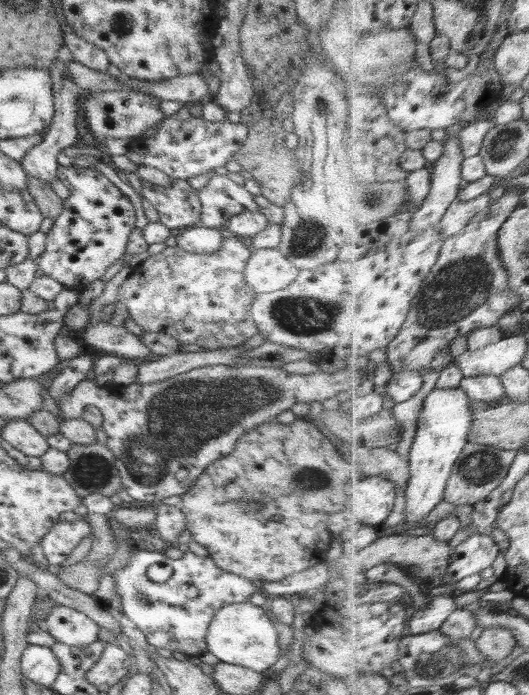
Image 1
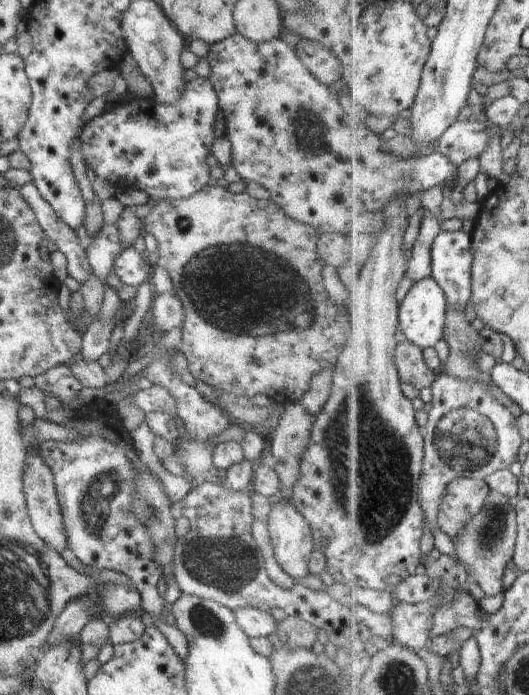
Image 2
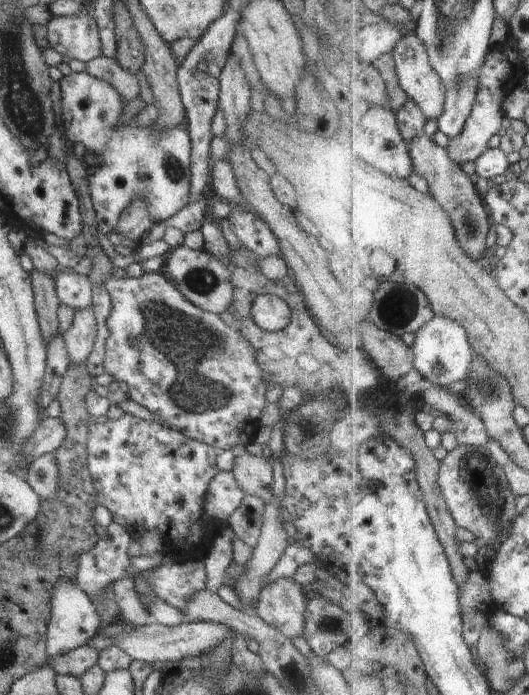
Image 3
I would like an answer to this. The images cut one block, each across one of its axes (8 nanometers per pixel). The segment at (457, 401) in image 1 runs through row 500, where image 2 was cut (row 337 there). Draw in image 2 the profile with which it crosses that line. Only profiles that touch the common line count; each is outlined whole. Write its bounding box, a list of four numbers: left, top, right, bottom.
[401,276,449,349]

